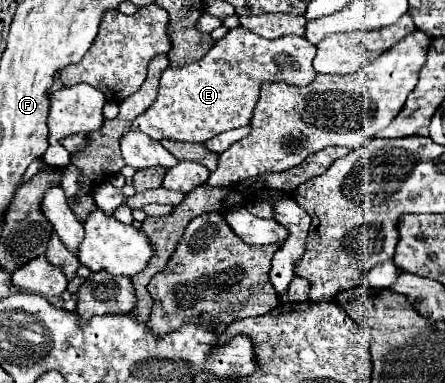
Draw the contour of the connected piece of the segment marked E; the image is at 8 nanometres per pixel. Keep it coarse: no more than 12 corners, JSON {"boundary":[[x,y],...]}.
{"boundary":[[243,27],[167,67],[133,121],[207,141],[251,121],[263,83],[309,85],[305,37]]}

